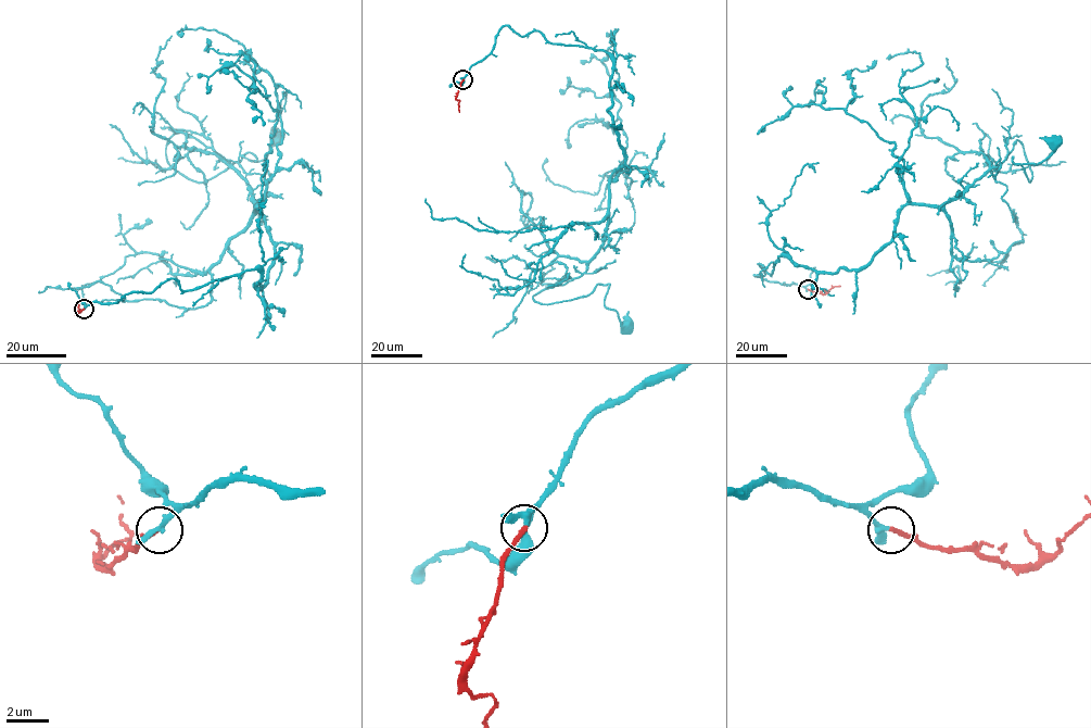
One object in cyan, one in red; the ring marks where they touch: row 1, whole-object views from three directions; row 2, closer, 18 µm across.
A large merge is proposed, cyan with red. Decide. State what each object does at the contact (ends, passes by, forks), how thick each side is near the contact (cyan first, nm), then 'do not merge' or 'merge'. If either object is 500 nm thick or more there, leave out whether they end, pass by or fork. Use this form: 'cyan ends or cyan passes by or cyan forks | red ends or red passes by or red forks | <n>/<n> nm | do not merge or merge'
cyan passes by | red ends | 200/200 nm | merge

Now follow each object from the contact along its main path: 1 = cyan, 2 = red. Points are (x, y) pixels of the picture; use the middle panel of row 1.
1: (464, 79), (506, 25), (609, 54), (625, 163), (606, 239), (533, 299), (609, 285), (624, 326)
2: (464, 79), (456, 98), (459, 112)

